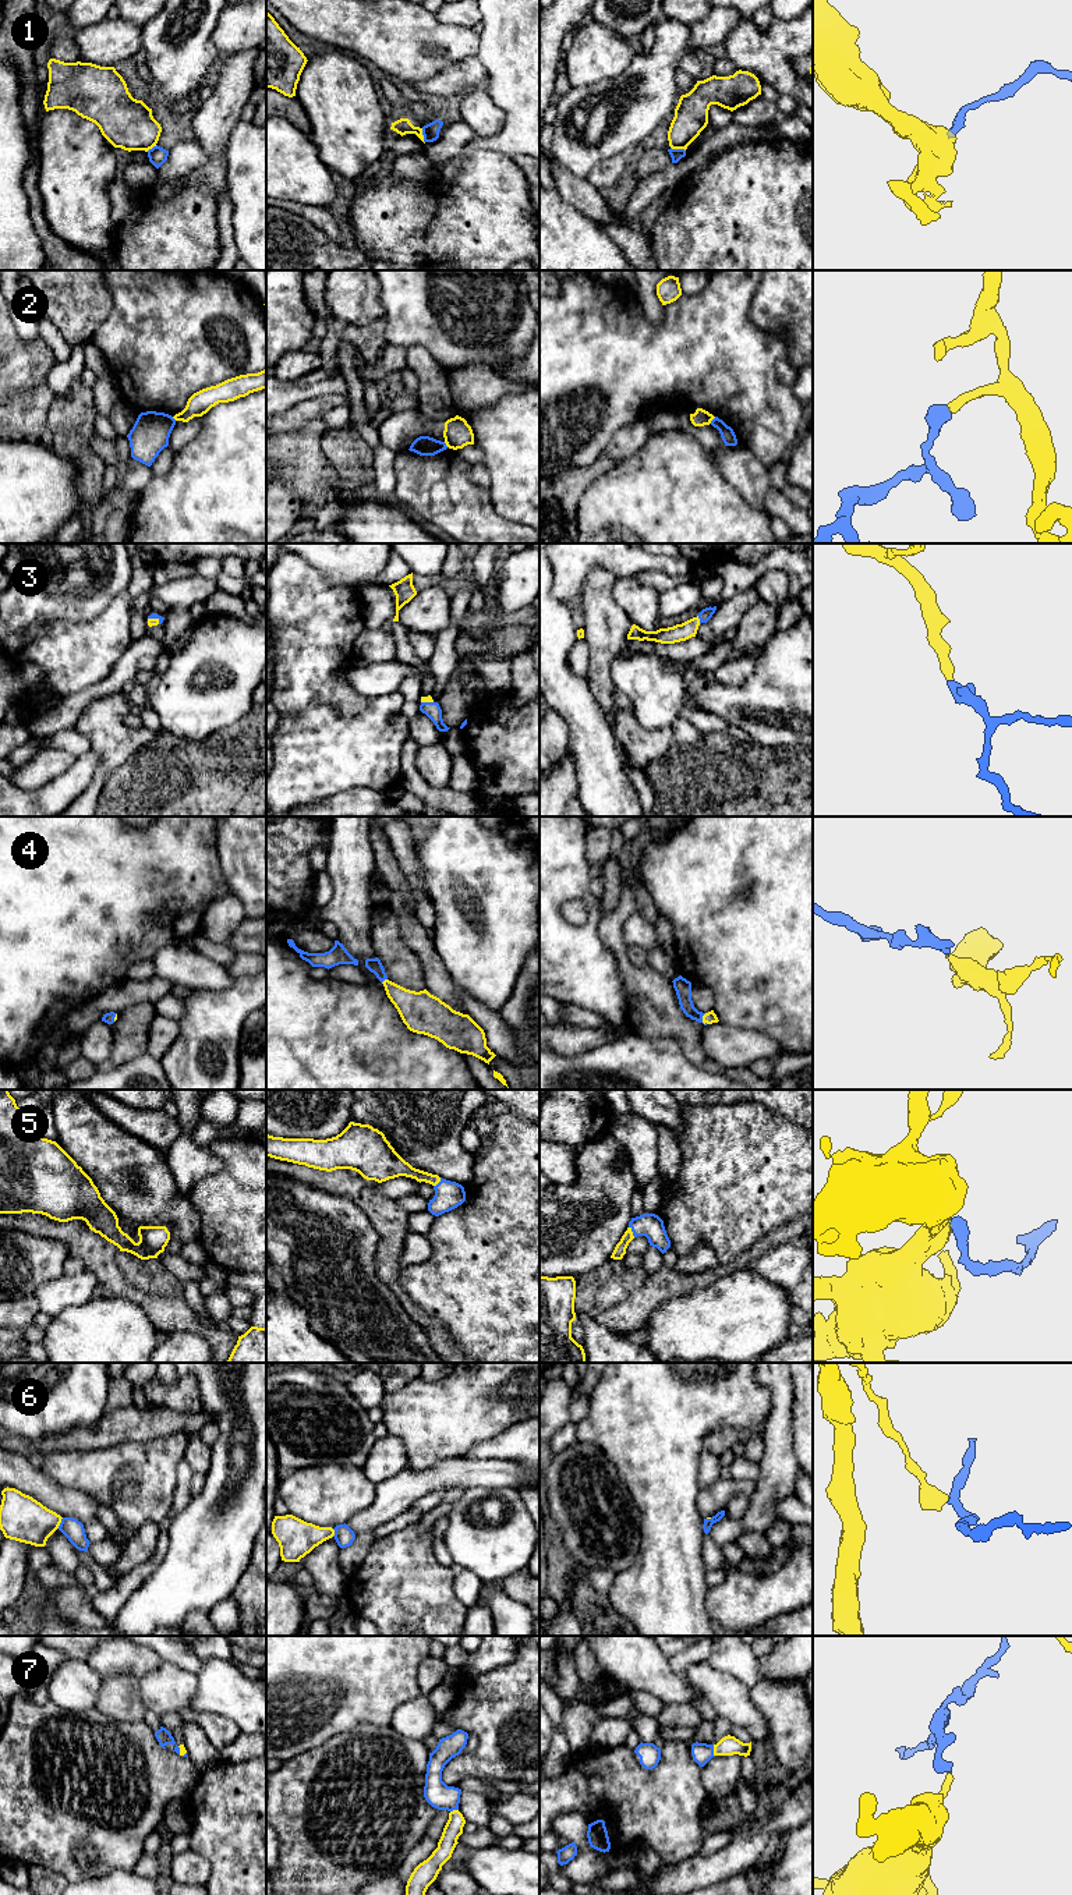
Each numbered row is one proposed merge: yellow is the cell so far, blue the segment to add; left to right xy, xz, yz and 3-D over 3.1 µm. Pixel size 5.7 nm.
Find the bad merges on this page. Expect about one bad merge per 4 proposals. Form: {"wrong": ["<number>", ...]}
{"wrong": ["1", "2", "6"]}

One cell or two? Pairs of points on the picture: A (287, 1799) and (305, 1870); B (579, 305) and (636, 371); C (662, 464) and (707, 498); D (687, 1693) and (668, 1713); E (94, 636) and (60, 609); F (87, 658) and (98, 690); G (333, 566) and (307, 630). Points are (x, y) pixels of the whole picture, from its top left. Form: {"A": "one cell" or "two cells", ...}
{"A": "one cell", "B": "one cell", "C": "one cell", "D": "two cells", "E": "two cells", "F": "two cells", "G": "two cells"}

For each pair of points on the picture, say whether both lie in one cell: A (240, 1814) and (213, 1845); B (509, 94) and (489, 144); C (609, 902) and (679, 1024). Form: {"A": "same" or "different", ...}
{"A": "same", "B": "same", "C": "different"}

